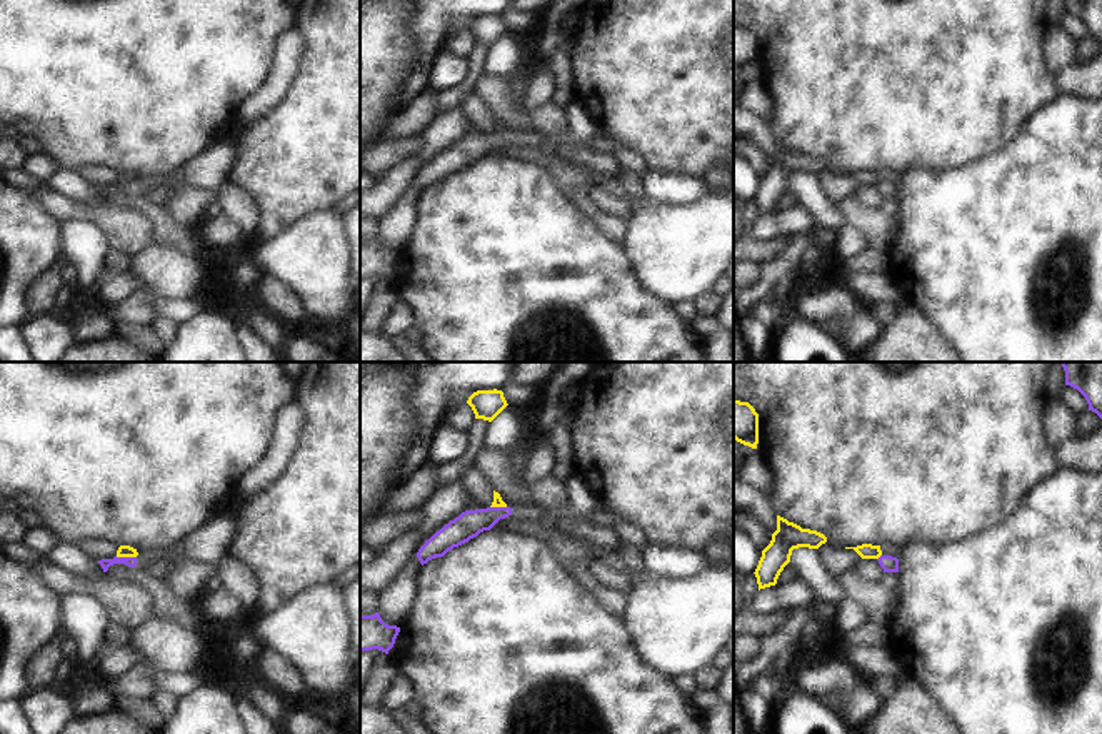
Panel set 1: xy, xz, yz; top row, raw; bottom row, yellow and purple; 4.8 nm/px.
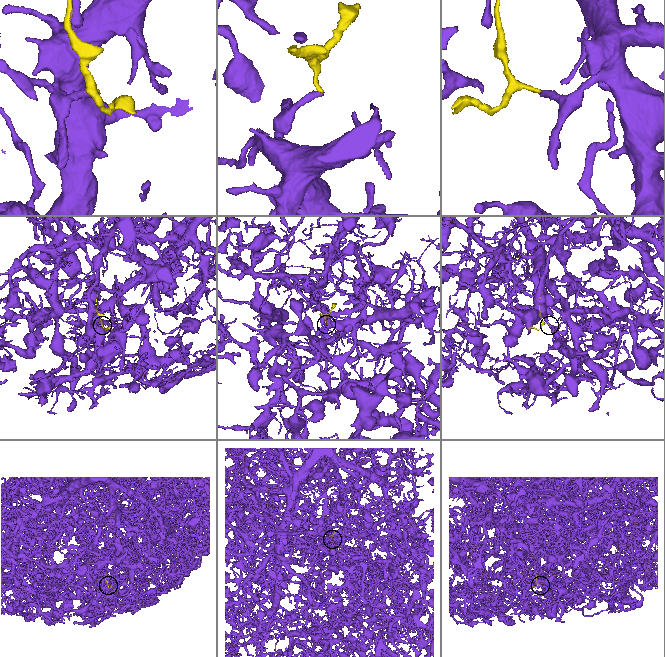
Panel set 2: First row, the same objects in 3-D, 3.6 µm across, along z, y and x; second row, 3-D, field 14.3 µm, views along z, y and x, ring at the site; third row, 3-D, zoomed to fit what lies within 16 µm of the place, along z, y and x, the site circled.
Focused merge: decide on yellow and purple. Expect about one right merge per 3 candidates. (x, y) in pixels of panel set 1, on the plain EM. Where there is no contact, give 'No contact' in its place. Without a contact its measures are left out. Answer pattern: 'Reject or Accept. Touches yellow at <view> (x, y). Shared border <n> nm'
Reject. Touches yellow at xy (125, 182). Shared border 100 nm.

